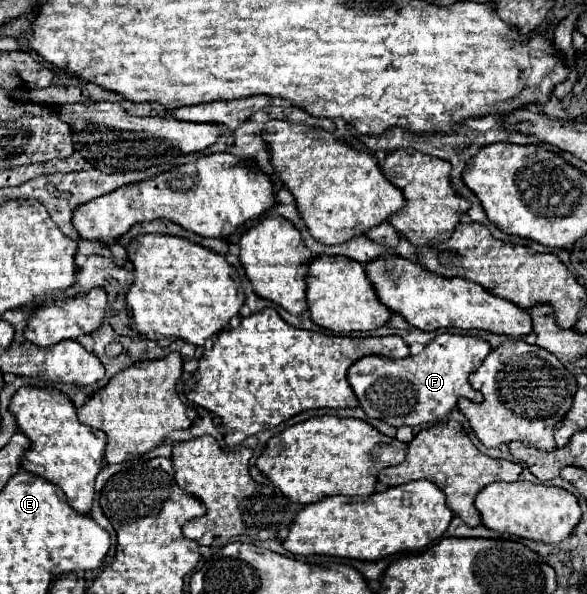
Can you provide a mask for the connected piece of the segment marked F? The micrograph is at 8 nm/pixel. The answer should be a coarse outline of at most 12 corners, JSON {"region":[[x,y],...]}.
{"region":[[444,333],[416,357],[362,357],[348,383],[372,419],[434,423],[492,347]]}

